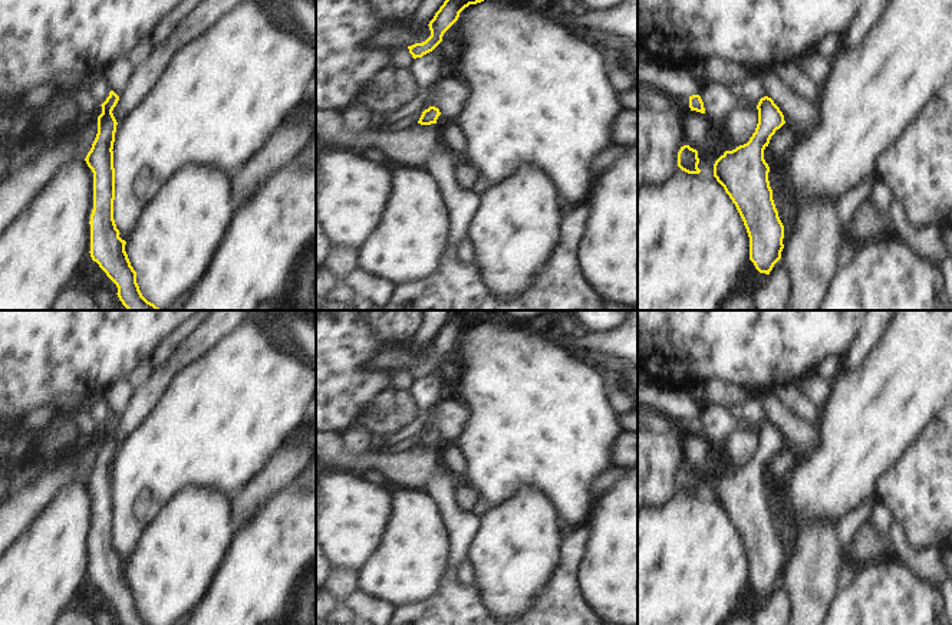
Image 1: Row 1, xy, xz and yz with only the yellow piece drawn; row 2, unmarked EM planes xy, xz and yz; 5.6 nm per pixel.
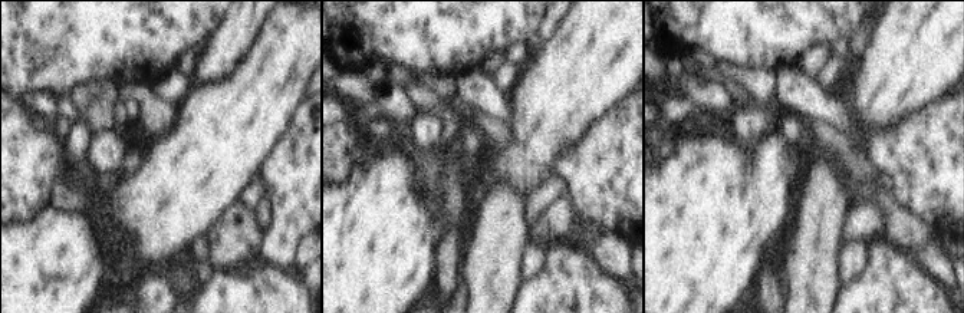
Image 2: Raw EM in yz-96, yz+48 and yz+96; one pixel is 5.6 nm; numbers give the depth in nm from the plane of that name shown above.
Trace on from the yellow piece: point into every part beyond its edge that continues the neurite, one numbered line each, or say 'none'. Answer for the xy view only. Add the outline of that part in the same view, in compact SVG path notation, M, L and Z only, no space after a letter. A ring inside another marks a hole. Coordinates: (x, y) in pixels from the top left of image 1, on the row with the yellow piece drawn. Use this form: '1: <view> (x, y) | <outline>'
1: xy (118, 73) | M128 56L115 59L111 65L103 69L103 75L109 82L111 89L121 96L125 91L131 76L134 75L134 65Z

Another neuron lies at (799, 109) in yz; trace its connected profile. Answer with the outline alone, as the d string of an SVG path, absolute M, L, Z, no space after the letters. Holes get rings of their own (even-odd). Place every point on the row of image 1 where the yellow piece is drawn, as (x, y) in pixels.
M761 68L758 76L764 82L767 96L780 108L785 122L798 132L816 125L818 103L798 92L775 68Z

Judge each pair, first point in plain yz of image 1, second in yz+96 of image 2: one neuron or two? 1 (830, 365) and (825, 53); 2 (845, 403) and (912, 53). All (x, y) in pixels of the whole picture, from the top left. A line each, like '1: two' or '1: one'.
1: two
2: one

